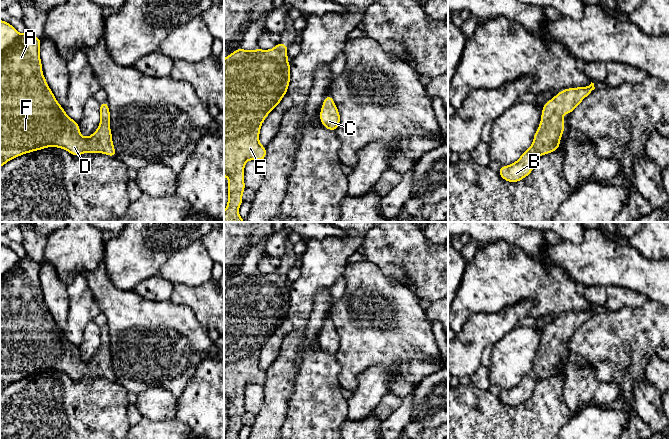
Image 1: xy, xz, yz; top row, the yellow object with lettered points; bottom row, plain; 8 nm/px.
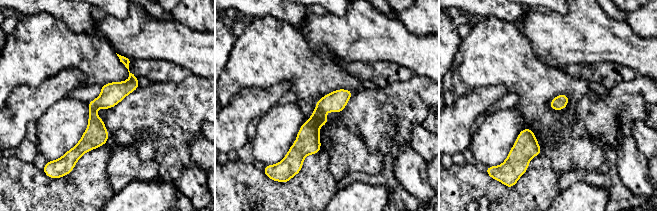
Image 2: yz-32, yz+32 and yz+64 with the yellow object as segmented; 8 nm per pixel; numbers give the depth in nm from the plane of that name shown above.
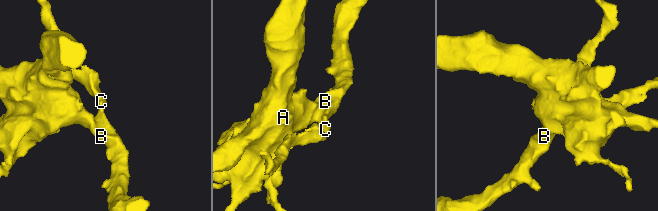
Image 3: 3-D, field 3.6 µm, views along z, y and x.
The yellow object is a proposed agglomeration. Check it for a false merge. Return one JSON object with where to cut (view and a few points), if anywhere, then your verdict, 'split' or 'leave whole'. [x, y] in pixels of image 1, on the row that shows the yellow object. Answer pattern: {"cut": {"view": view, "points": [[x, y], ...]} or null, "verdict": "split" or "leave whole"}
{"cut": null, "verdict": "leave whole"}

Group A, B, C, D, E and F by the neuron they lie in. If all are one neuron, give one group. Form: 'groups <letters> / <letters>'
groups A B C D E F

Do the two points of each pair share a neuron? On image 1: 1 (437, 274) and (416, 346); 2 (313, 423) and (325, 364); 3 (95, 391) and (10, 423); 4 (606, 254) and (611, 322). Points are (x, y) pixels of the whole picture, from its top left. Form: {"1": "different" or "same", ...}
{"1": "different", "2": "same", "3": "same", "4": "different"}

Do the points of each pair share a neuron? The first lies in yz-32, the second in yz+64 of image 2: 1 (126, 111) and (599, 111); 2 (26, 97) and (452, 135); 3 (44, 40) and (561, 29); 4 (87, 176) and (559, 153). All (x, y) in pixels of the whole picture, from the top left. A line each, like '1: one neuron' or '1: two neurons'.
1: one neuron
2: one neuron
3: two neurons
4: two neurons

